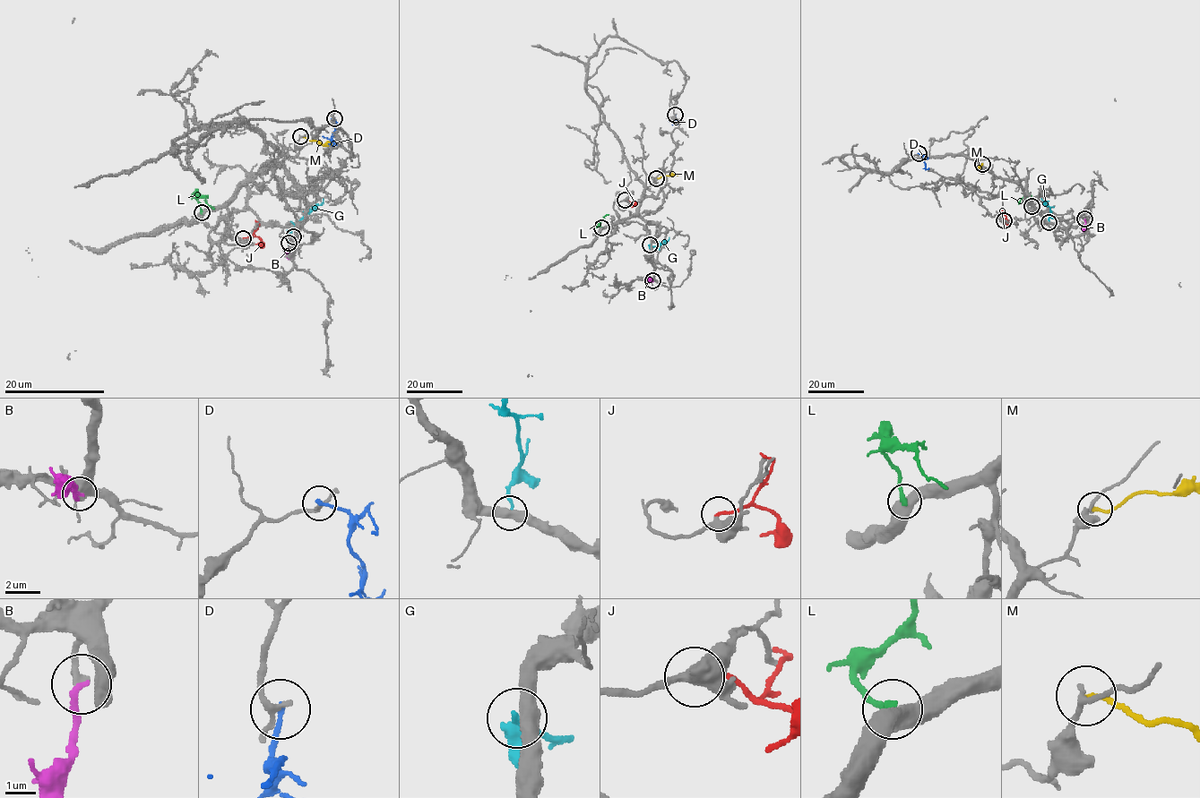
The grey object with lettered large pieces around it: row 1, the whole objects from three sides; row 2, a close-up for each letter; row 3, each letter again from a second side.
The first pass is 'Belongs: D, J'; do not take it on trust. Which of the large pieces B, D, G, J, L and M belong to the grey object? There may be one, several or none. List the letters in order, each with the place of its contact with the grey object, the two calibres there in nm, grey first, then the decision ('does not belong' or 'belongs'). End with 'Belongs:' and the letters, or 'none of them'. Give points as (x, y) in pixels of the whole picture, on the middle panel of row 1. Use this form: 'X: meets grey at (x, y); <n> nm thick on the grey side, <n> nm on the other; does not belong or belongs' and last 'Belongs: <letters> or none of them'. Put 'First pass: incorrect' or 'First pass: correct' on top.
First pass: incorrect
B: meets grey at (652, 280); 180 nm thick on the grey side, 200 nm on the other; belongs
D: meets grey at (675, 115); 200 nm thick on the grey side, 190 nm on the other; does not belong
G: meets grey at (650, 244); 480 nm thick on the grey side, 180 nm on the other; does not belong
J: meets grey at (625, 200); 400 nm thick on the grey side, 180 nm on the other; belongs
L: meets grey at (601, 227); 600 nm thick on the grey side, 280 nm on the other; does not belong
M: meets grey at (656, 178); 150 nm thick on the grey side, 180 nm on the other; does not belong
Belongs: B, J

